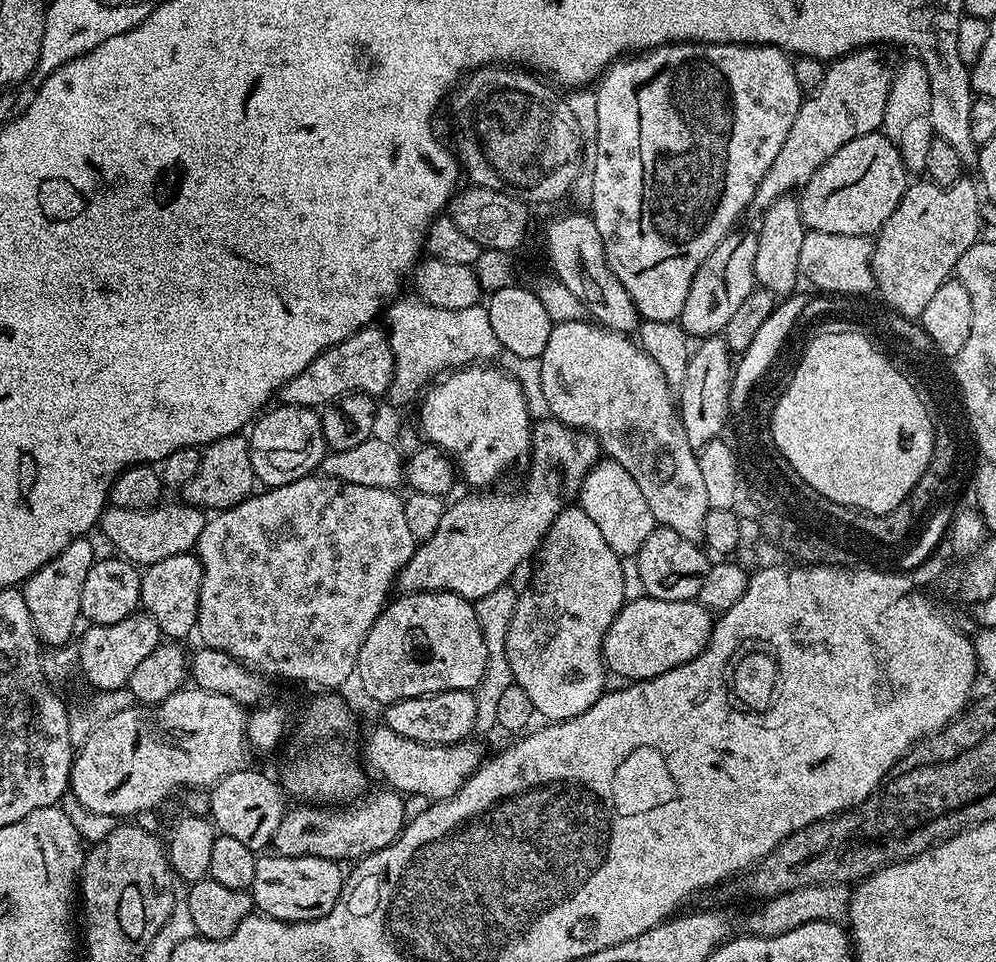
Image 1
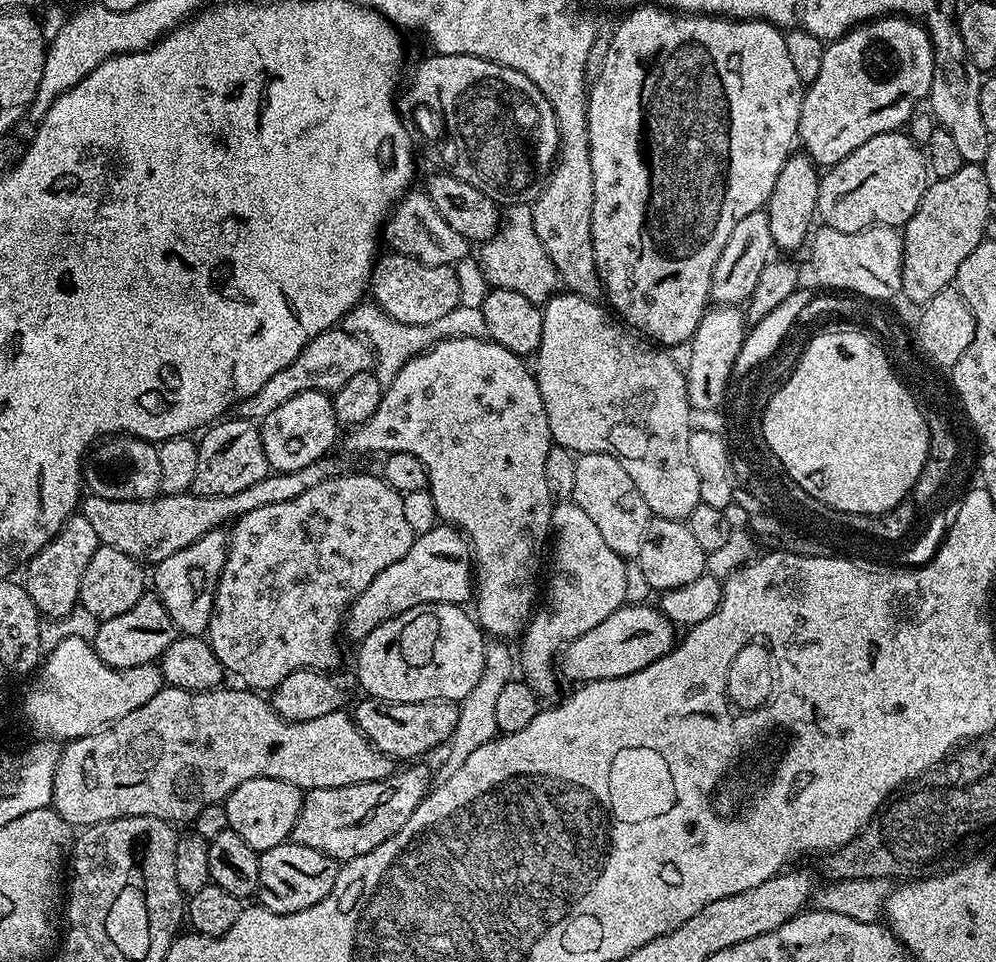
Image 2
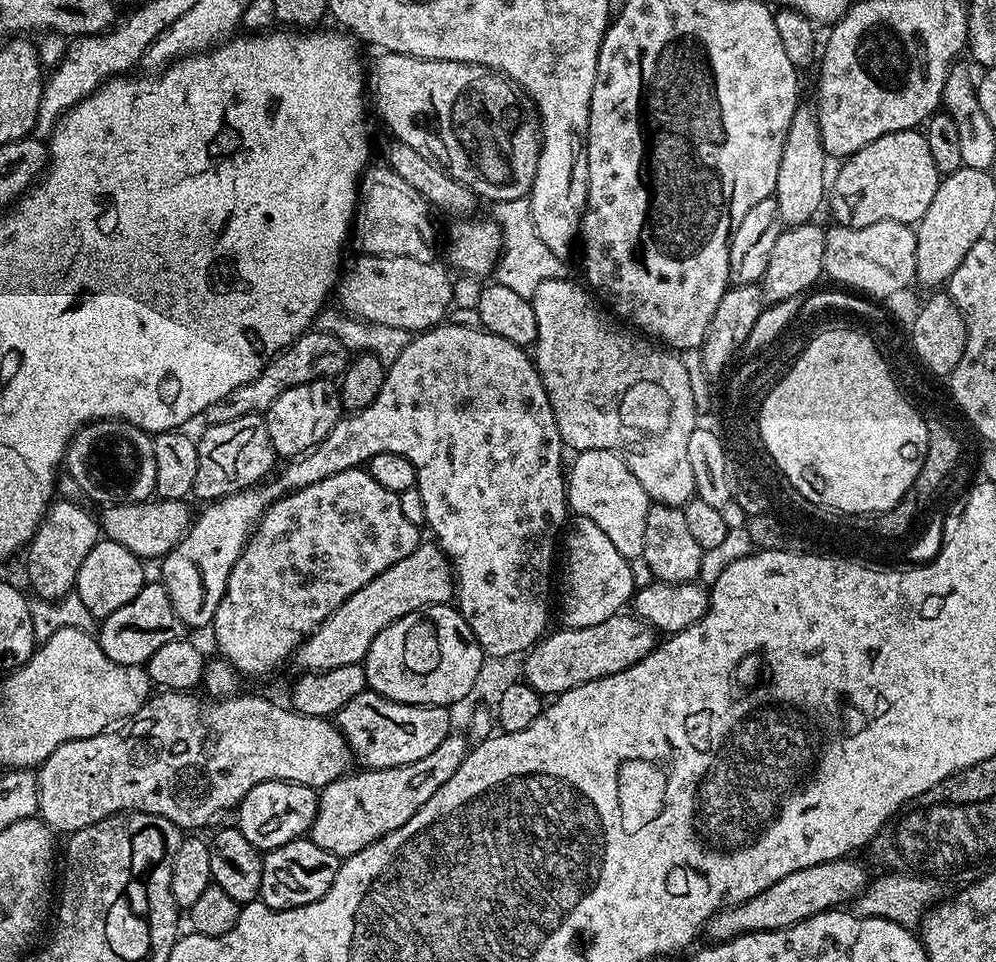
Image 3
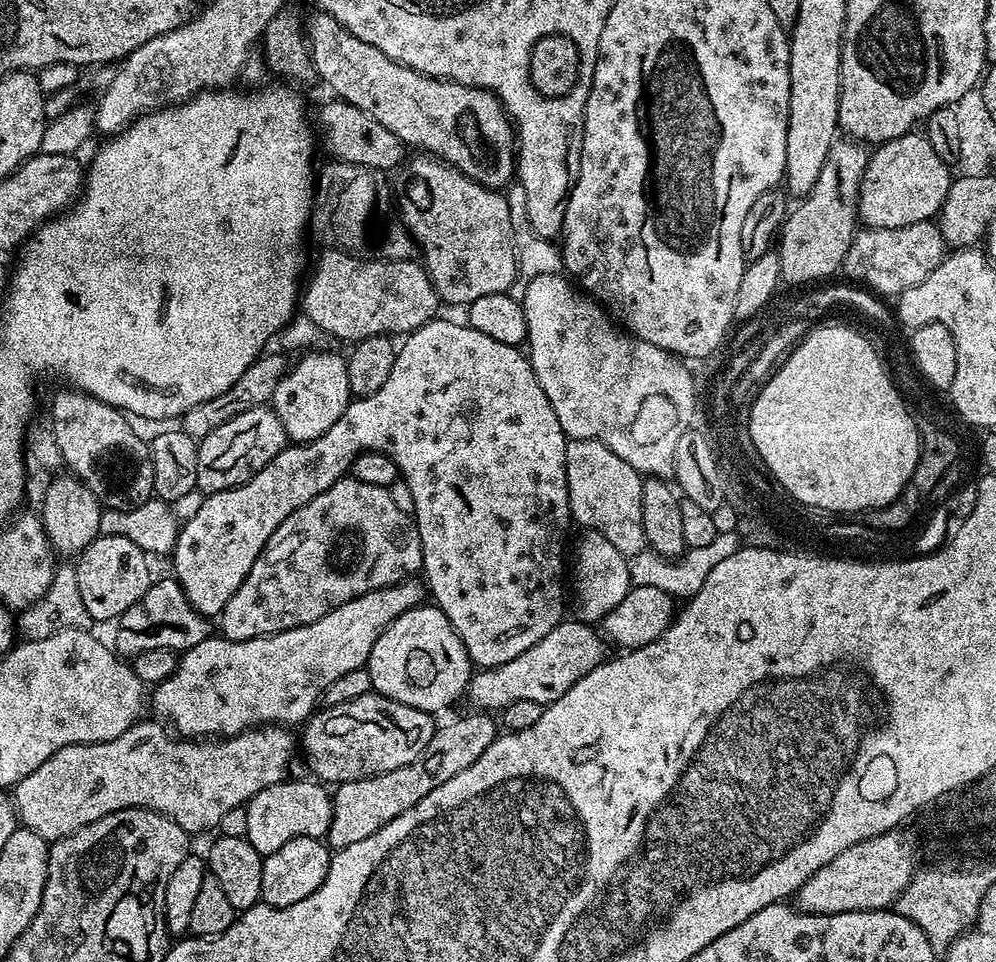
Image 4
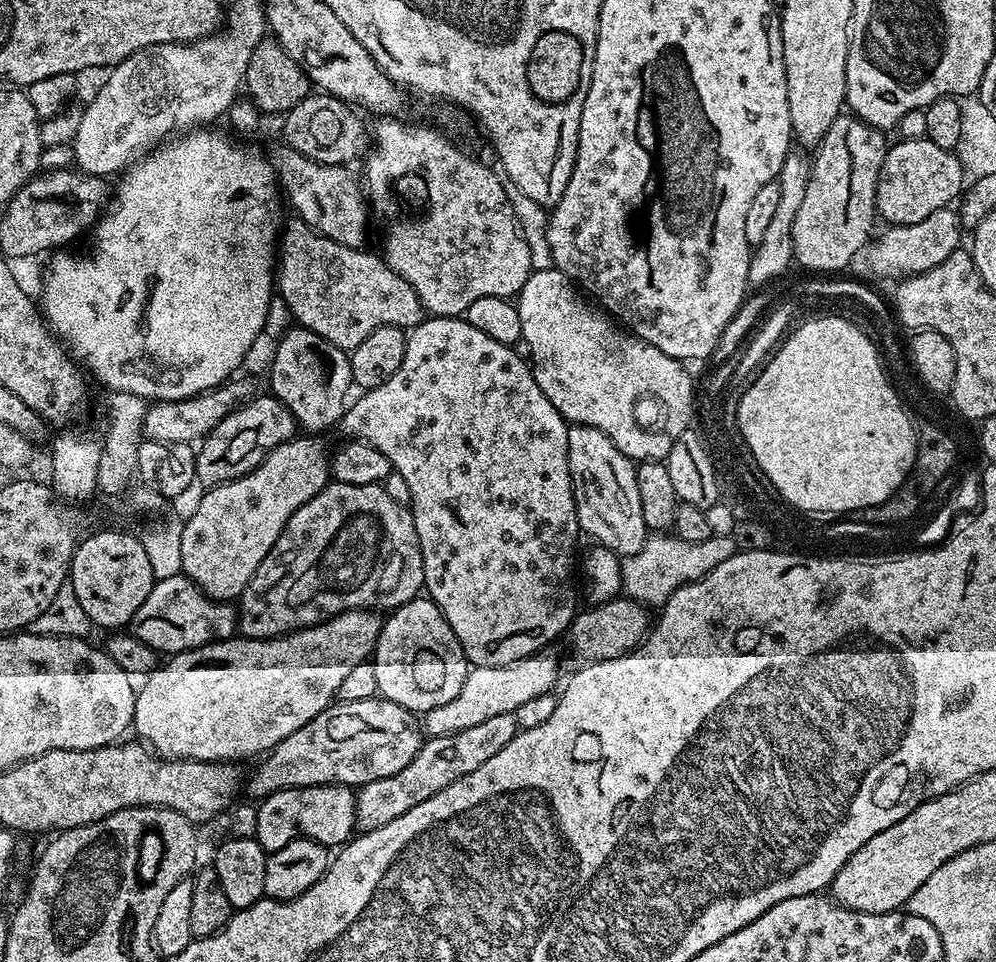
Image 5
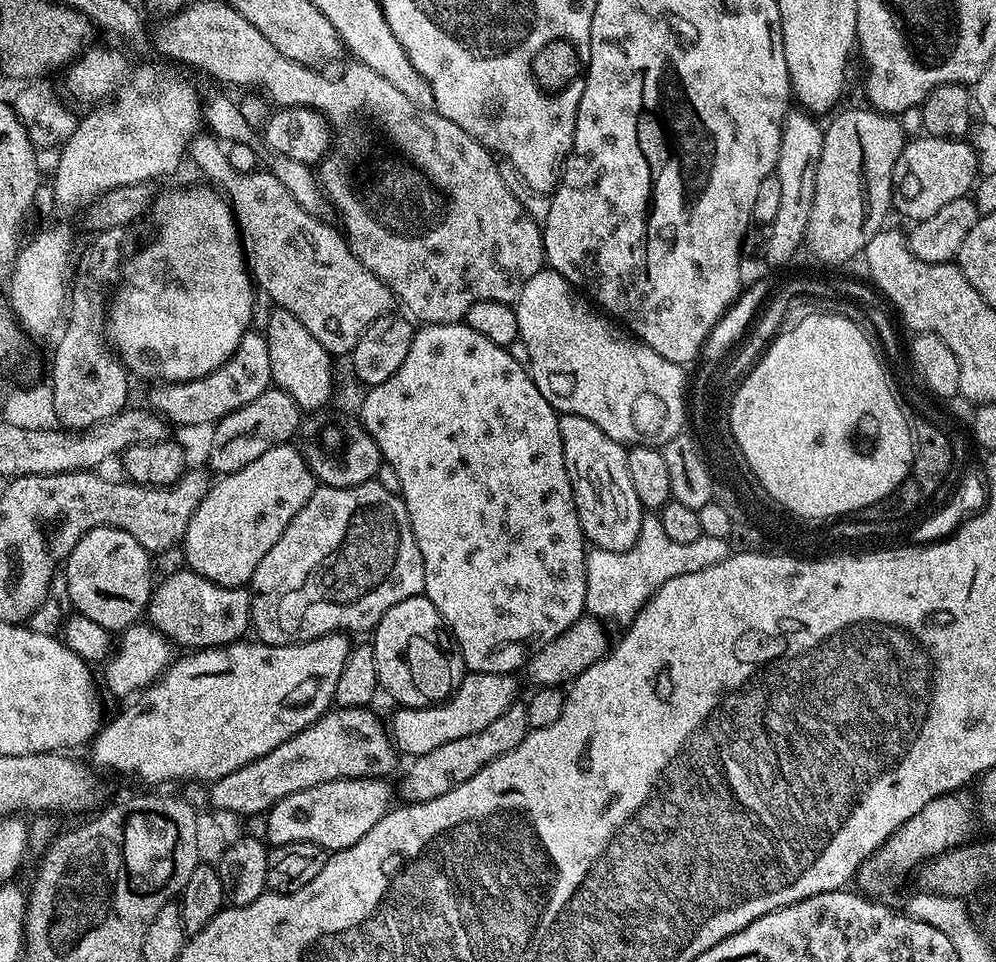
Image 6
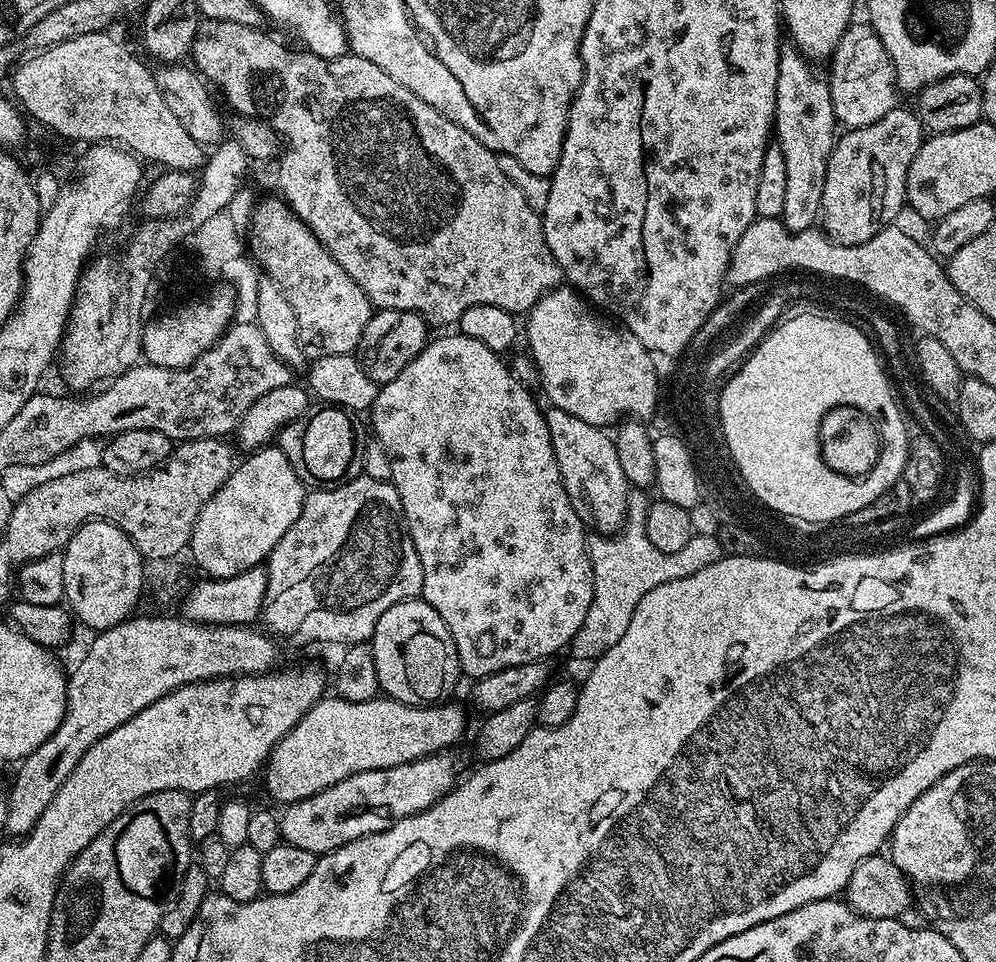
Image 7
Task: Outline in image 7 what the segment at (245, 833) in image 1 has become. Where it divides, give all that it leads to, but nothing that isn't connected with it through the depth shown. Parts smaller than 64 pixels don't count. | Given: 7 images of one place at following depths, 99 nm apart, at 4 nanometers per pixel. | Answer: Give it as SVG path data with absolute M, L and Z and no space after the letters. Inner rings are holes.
M437 754L402 766L359 772L310 798L287 805L280 816L283 843L317 854L332 852L372 832L393 828L402 818L425 812L457 783L452 754Z

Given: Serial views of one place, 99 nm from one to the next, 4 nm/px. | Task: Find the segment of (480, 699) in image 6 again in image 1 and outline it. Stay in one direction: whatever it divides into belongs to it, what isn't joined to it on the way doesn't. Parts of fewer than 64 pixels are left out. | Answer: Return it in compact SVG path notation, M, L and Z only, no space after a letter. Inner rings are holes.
M644 595L637 600L629 600L610 622L610 630L606 630L600 653L604 655L604 667L609 673L621 676L621 681L653 680L658 674L666 674L666 670L674 670L674 666L682 666L690 662L707 646L712 637L714 616L709 609L696 600L659 600Z

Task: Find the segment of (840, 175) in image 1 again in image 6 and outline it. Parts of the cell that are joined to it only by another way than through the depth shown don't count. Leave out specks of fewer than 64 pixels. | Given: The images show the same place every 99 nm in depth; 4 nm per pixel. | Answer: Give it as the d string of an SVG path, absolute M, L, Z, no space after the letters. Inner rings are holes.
M920 134L917 140L909 139L892 175L892 204L908 222L925 220L942 206L968 196L978 179L977 157L967 139L939 140L936 136Z

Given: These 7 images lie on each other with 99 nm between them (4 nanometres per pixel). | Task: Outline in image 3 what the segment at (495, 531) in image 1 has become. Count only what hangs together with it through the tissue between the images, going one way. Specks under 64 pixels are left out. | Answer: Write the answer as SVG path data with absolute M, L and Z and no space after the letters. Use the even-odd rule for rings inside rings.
M422 542L413 552L406 554L406 558L394 562L394 566L382 570L382 574L378 574L378 578L366 582L366 586L362 586L362 590L350 594L350 598L346 598L346 602L342 602L342 606L338 606L338 610L334 610L334 614L326 617L318 626L318 630L314 630L300 646L294 657L295 663L300 663L304 672L325 672L338 666L359 664L370 650L374 638L379 632L386 630L386 626L398 622L398 618L406 618L406 614L421 612L423 608L428 608L432 604L449 603L453 596L452 561L448 559L448 555L442 551L439 544Z

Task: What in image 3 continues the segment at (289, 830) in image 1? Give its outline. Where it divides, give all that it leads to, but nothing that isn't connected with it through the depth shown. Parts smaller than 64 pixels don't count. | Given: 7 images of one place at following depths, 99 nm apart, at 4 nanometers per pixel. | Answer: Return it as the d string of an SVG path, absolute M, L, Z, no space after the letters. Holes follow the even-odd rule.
M450 734L442 746L434 750L434 754L426 754L426 758L418 762L397 768L353 771L330 782L325 788L319 789L310 838L322 846L322 850L338 857L358 854L366 846L398 830L398 826L406 826L406 822L418 814L420 807L446 782L450 782L450 778L454 778L469 751L469 741L463 735Z

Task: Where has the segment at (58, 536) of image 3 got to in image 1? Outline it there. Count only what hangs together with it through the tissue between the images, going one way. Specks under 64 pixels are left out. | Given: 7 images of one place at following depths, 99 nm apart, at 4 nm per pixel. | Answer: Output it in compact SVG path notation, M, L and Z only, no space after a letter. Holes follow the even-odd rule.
M81 538L70 542L70 546L62 550L62 554L46 562L46 566L39 568L22 585L26 606L30 609L30 618L45 645L67 645L72 640L71 636L77 635L76 623L81 623L82 620L82 582L86 582L86 574L98 556L90 541L91 539Z

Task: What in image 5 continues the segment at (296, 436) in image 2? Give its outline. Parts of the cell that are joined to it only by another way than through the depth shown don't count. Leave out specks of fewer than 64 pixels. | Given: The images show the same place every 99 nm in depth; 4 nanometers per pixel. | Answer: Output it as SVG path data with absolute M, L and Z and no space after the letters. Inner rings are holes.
M289 327L281 341L271 363L271 395L281 400L292 412L301 429L309 428L309 433L320 434L323 428L343 417L344 409L349 403L348 391L353 391L352 371L348 361L349 353L334 346L314 334L309 328Z

